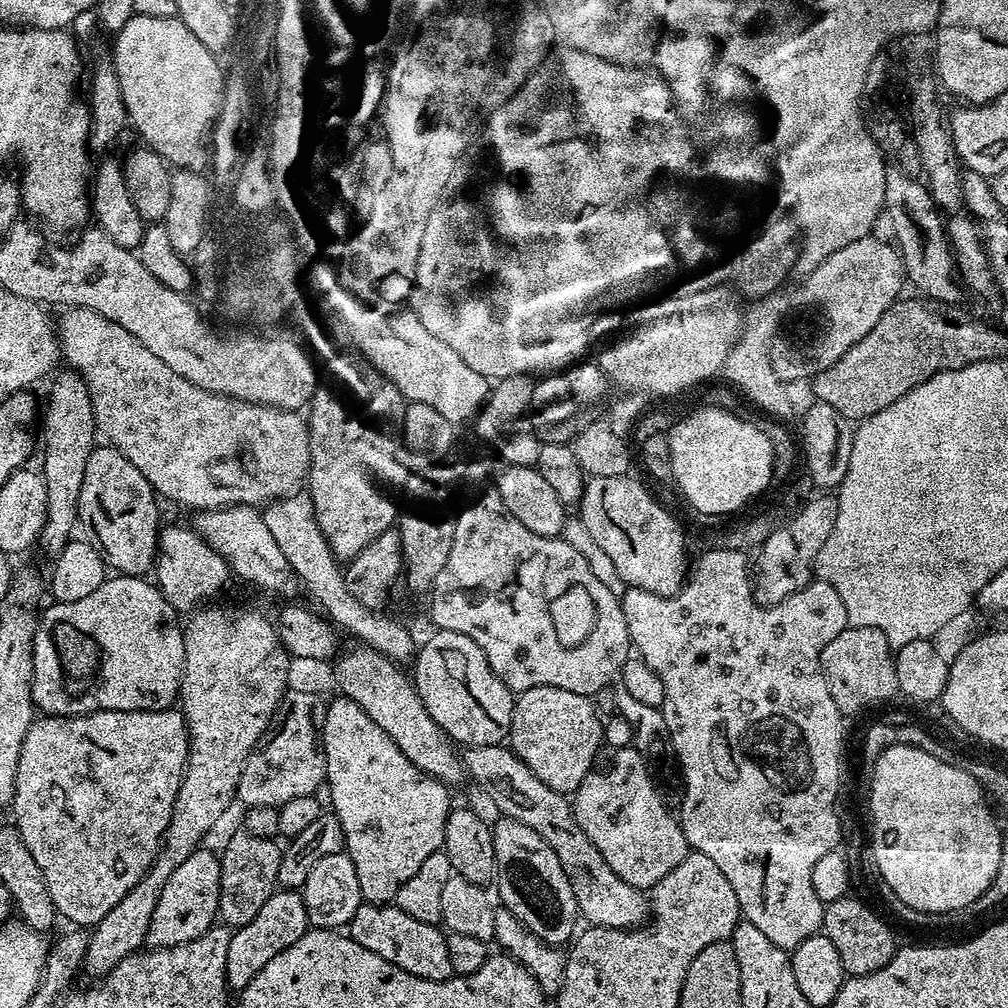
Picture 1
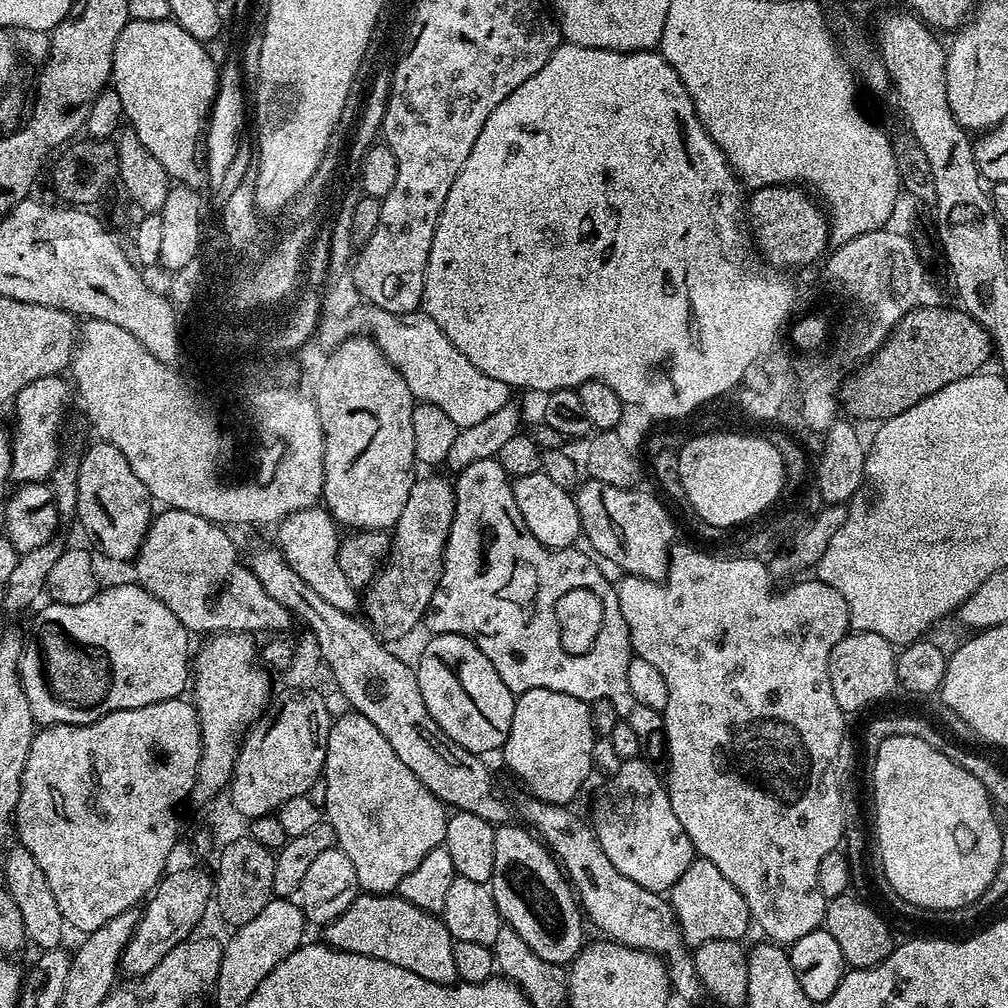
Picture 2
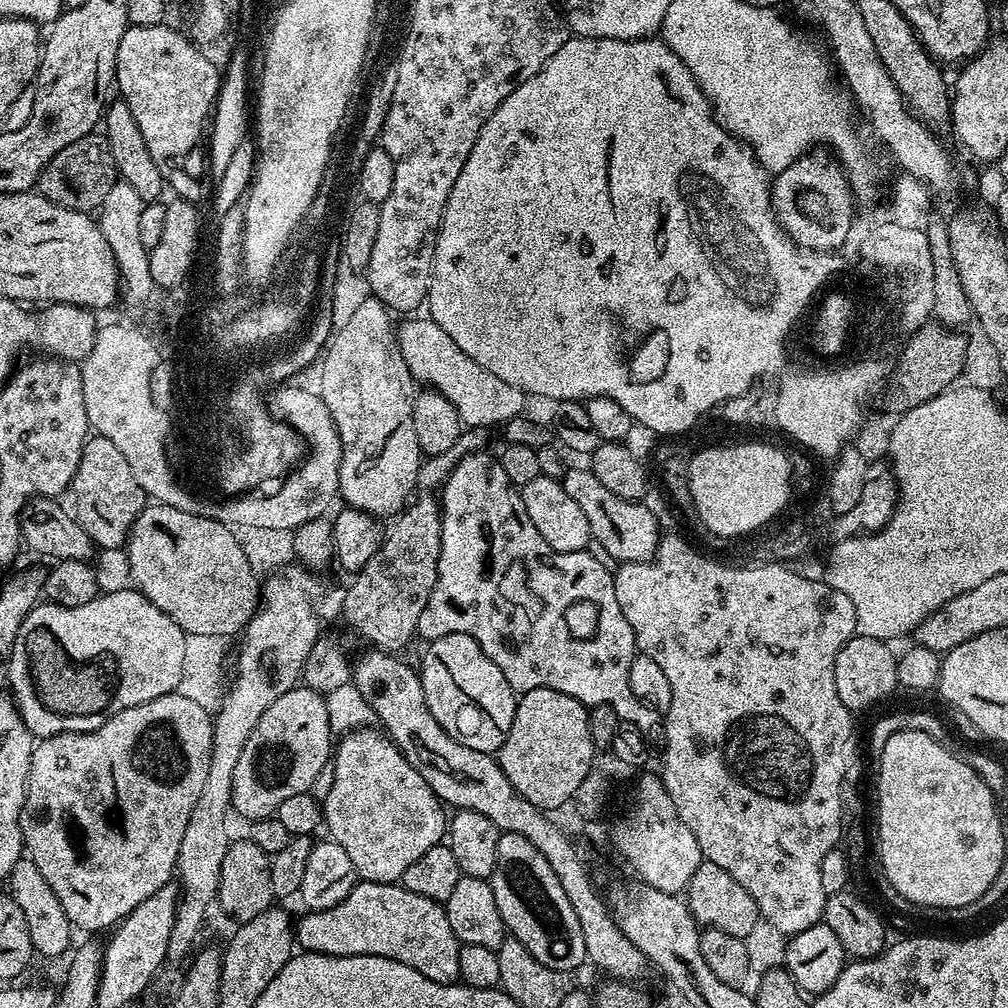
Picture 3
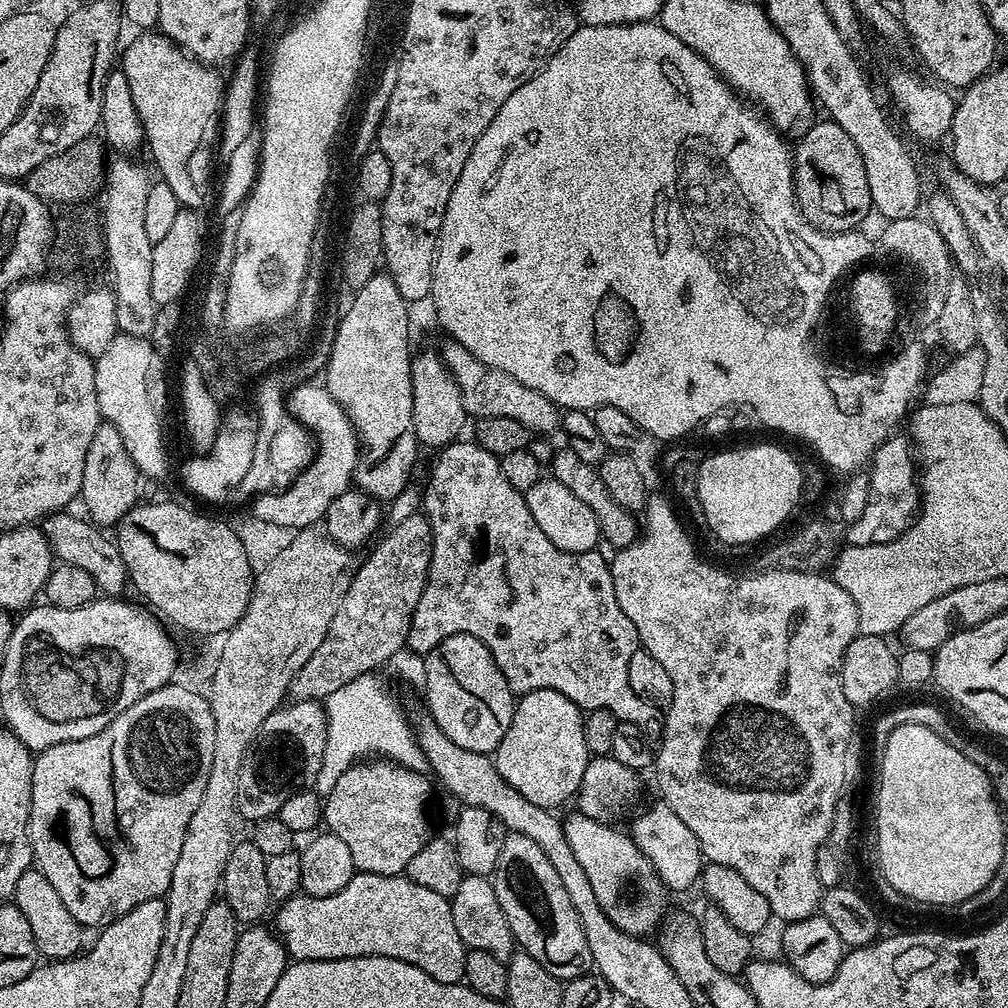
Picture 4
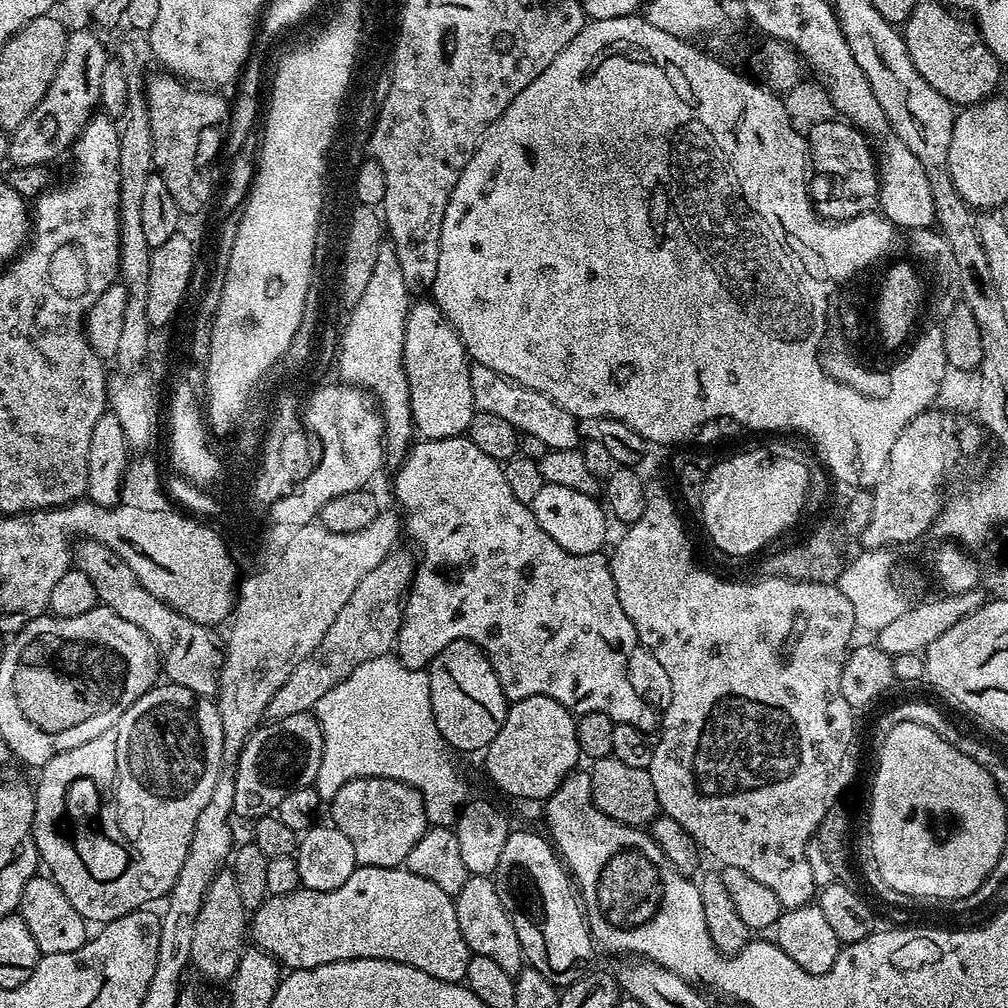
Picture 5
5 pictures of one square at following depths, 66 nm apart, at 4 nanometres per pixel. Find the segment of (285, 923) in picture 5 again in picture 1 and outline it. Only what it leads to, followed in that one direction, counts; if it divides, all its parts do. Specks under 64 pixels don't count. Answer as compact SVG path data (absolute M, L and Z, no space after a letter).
M361 903L354 918L346 925L346 932L354 942L358 942L358 946L366 946L366 950L374 950L378 958L386 958L386 962L394 962L398 970L406 970L406 974L414 974L414 978L447 980L453 975L450 954L446 950L445 933L435 924L418 922L418 918L410 918L410 914L406 914L406 910L397 908L395 903Z

